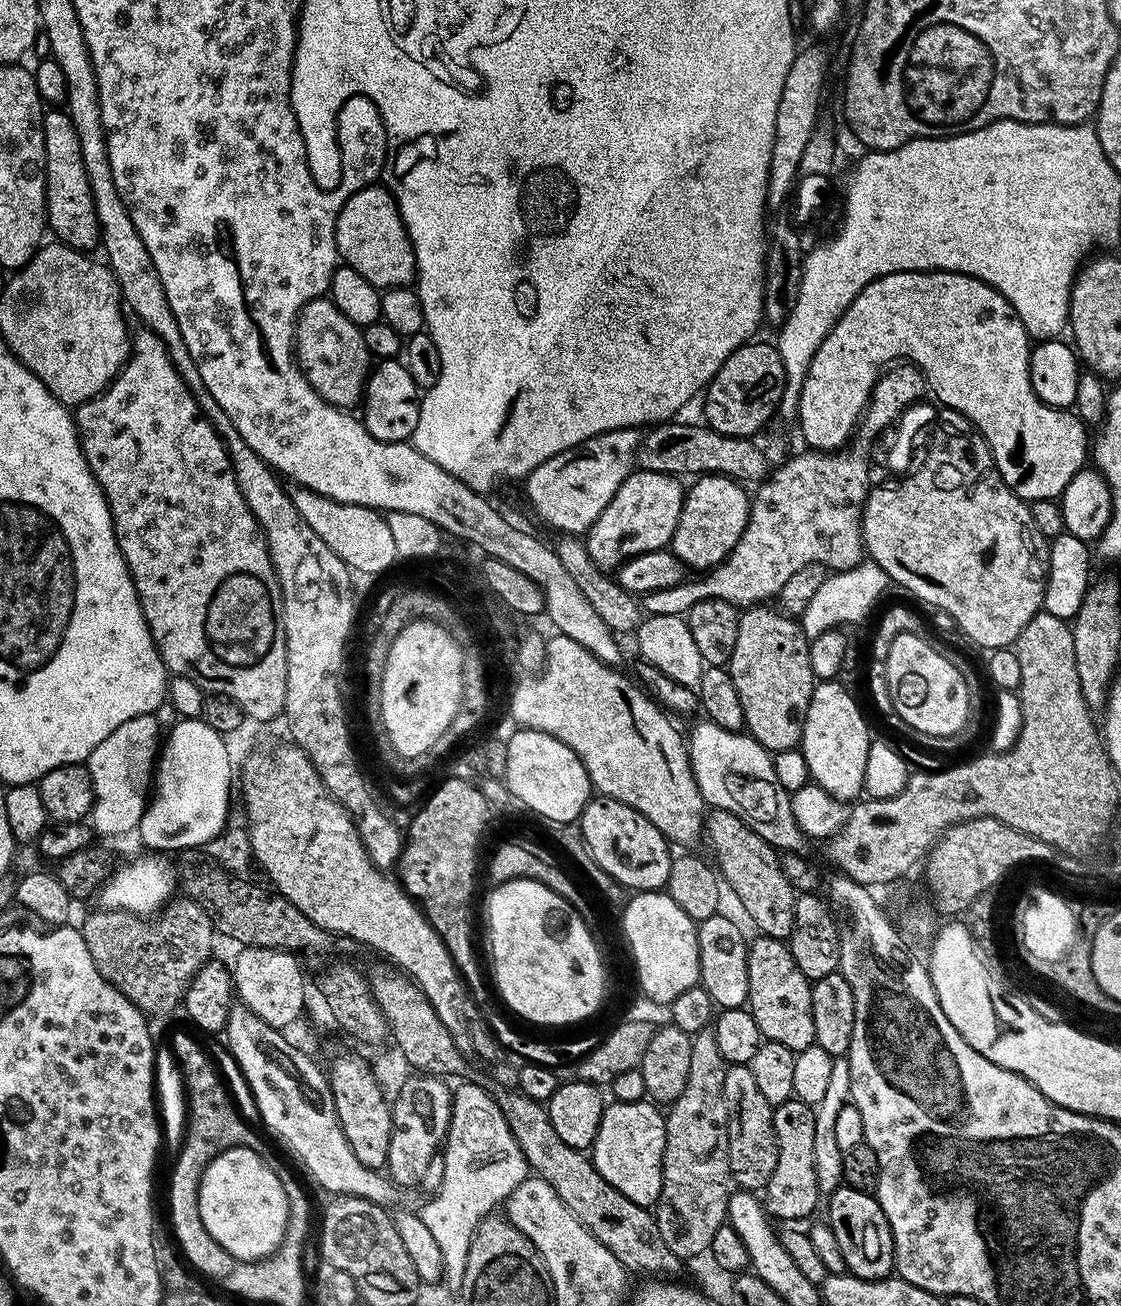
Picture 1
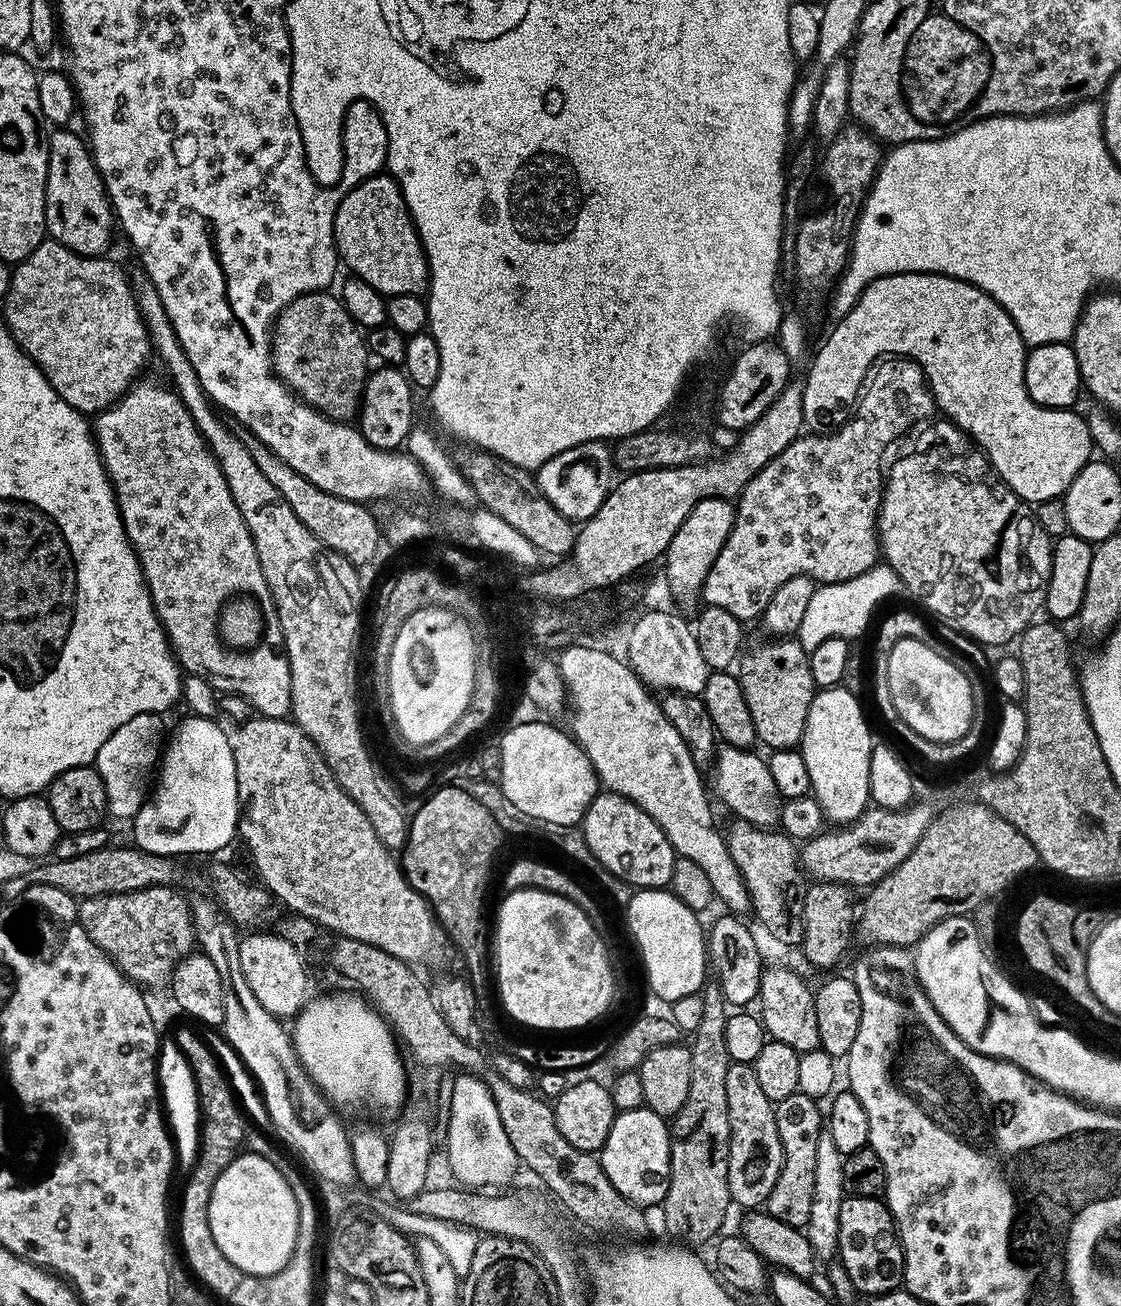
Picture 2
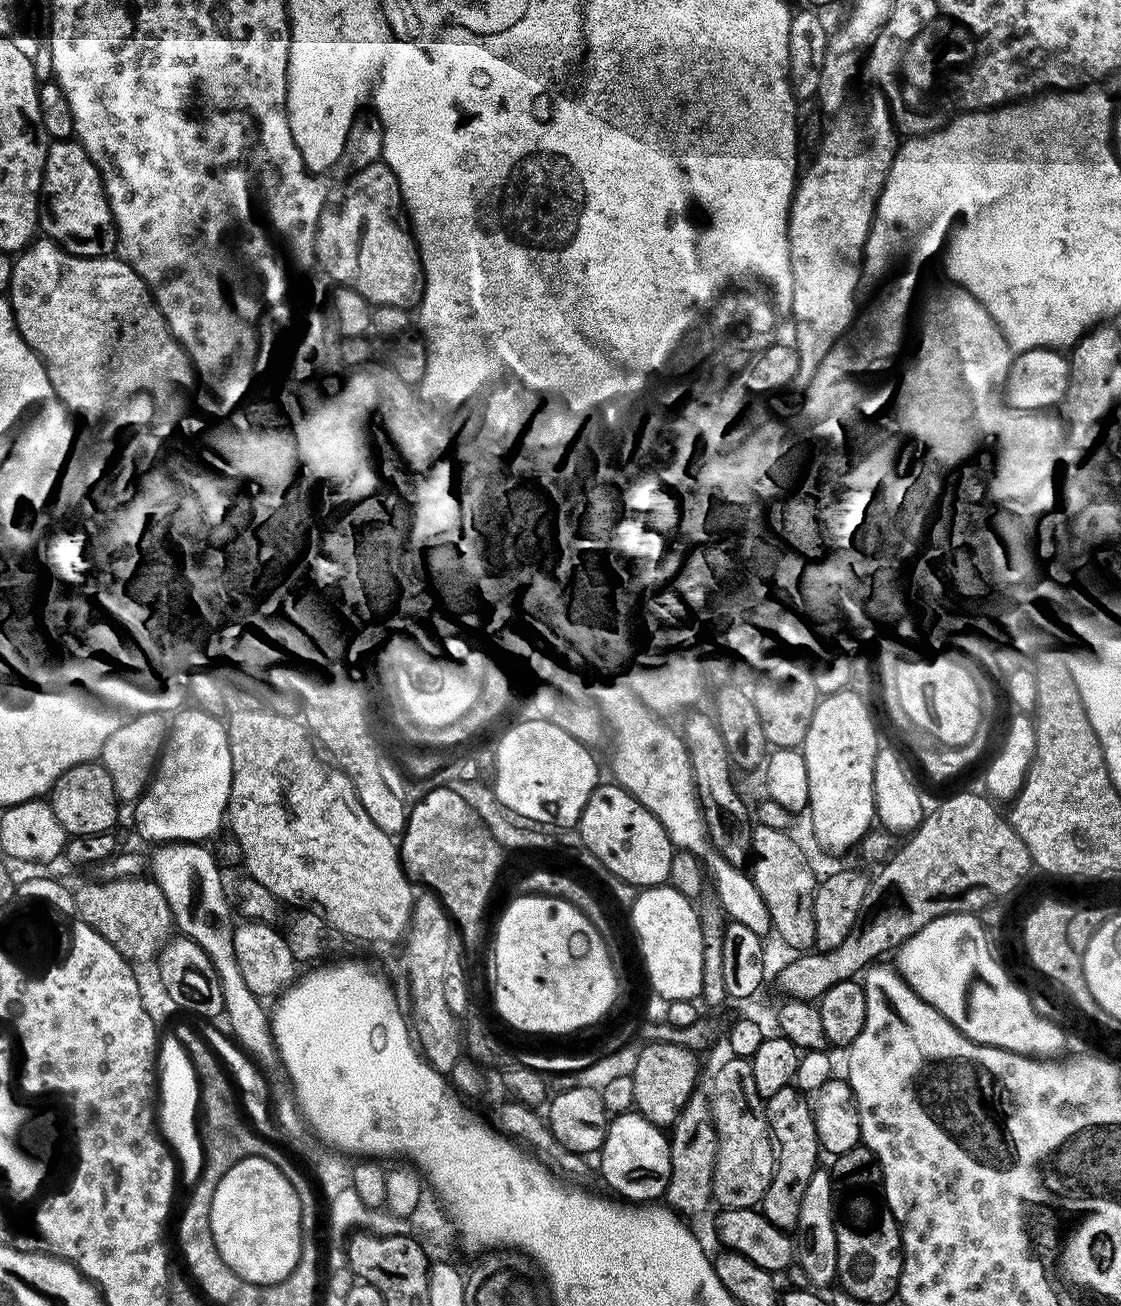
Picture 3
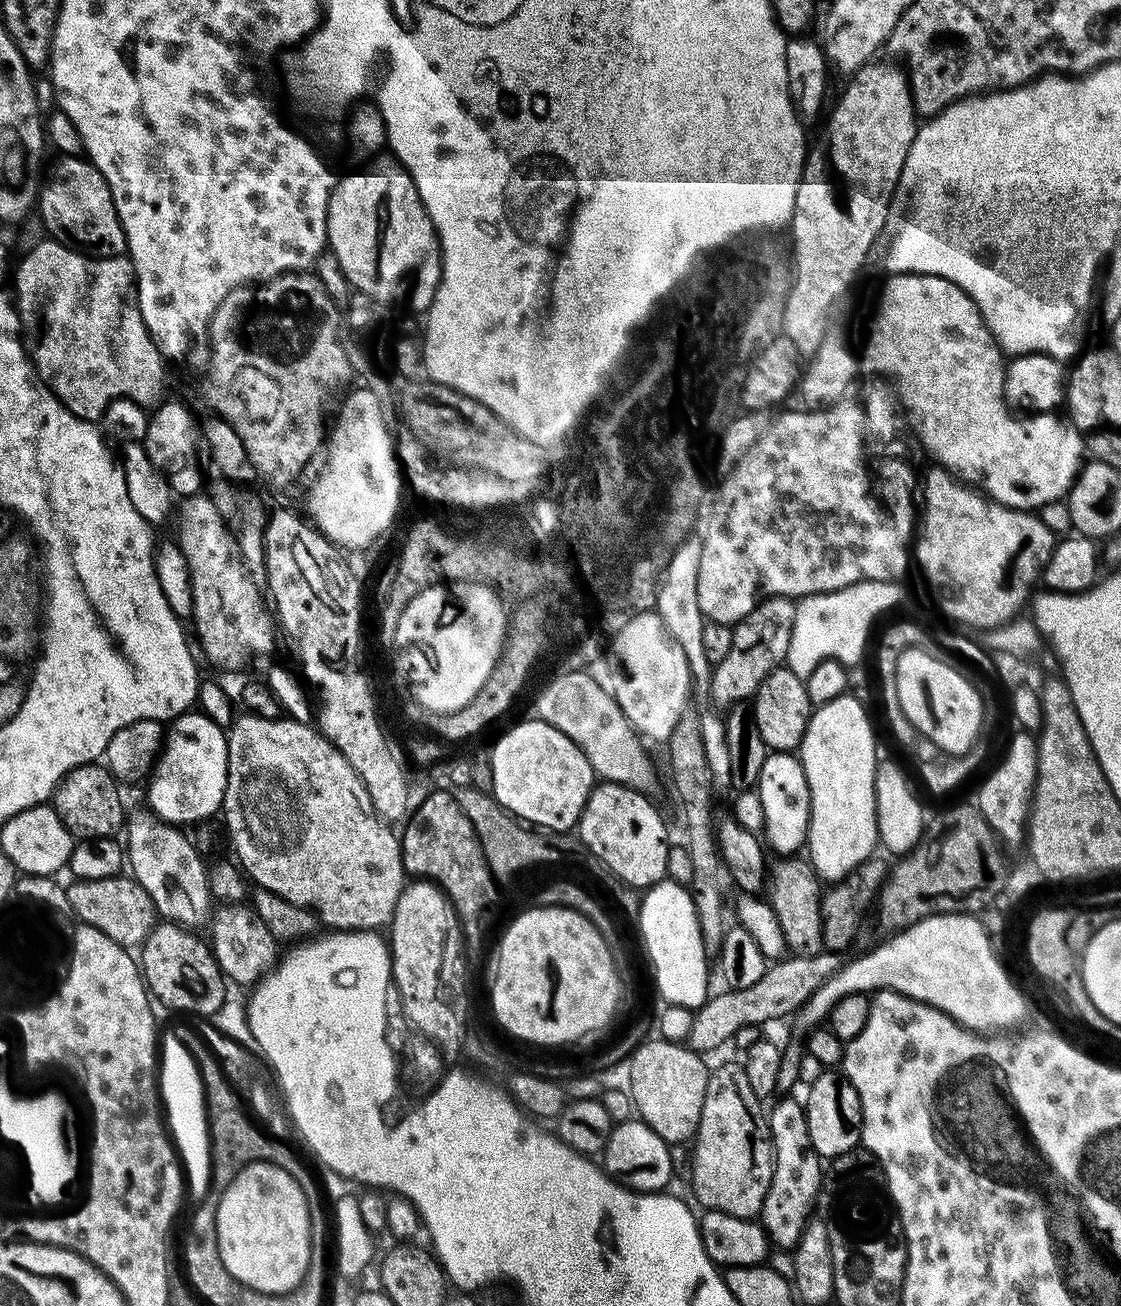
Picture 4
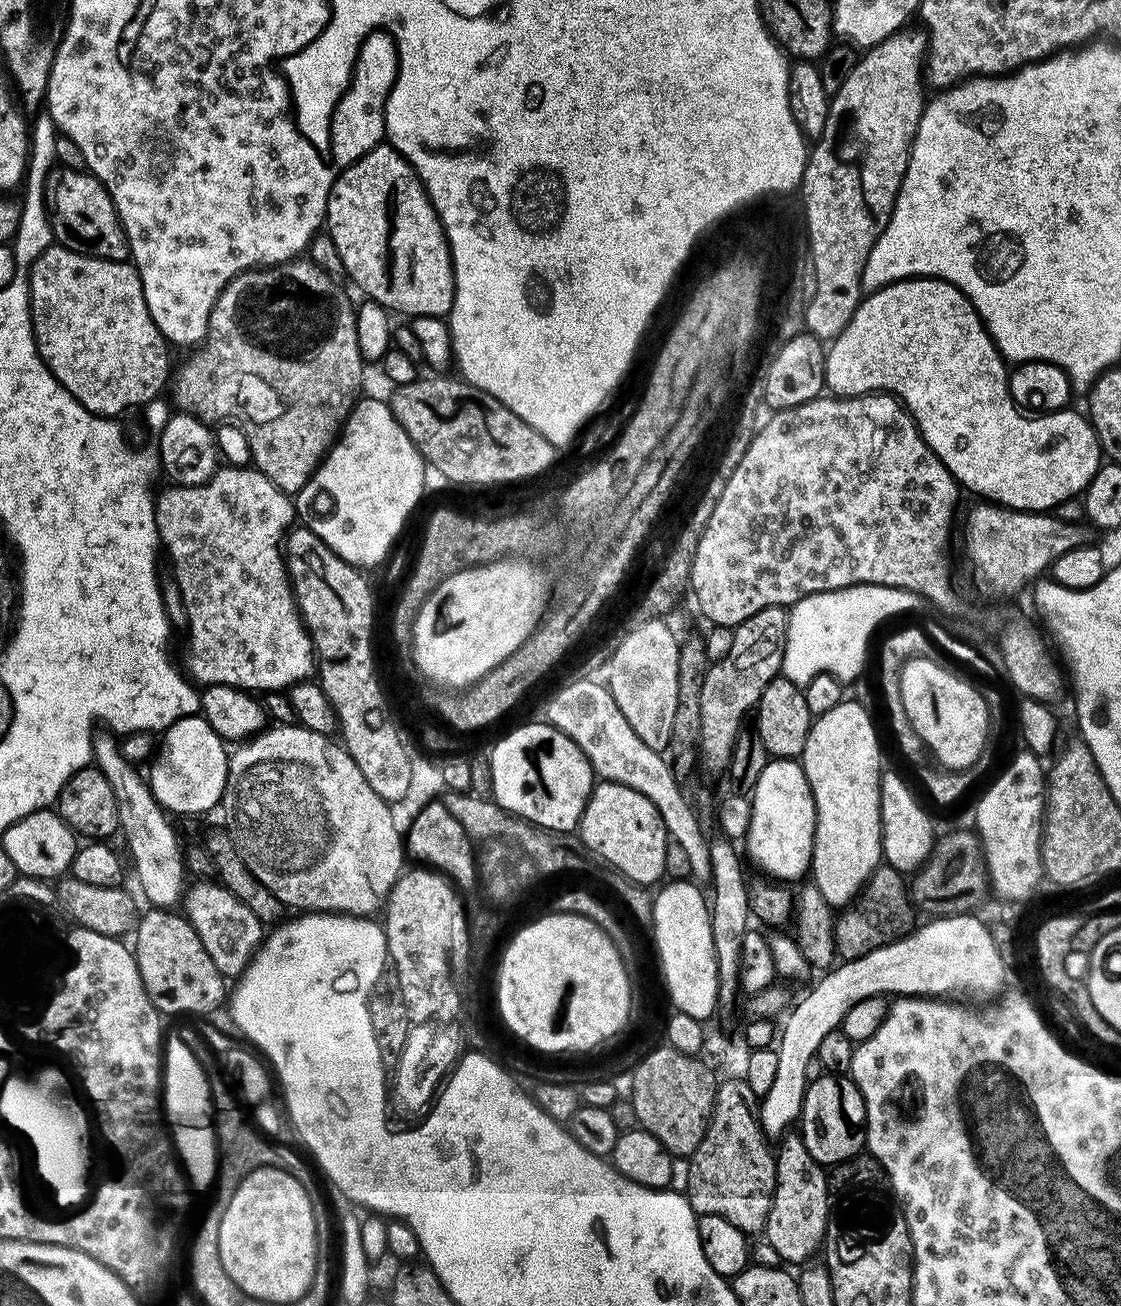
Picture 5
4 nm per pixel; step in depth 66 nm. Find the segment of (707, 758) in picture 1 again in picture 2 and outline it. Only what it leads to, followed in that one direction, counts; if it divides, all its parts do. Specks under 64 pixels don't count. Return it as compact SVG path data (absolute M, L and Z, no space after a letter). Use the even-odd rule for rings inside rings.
M721 747L714 760L716 788L720 791L725 806L733 812L733 817L748 820L762 829L771 829L780 823L782 797L770 774L768 760L764 756L755 756L754 753L747 748Z

